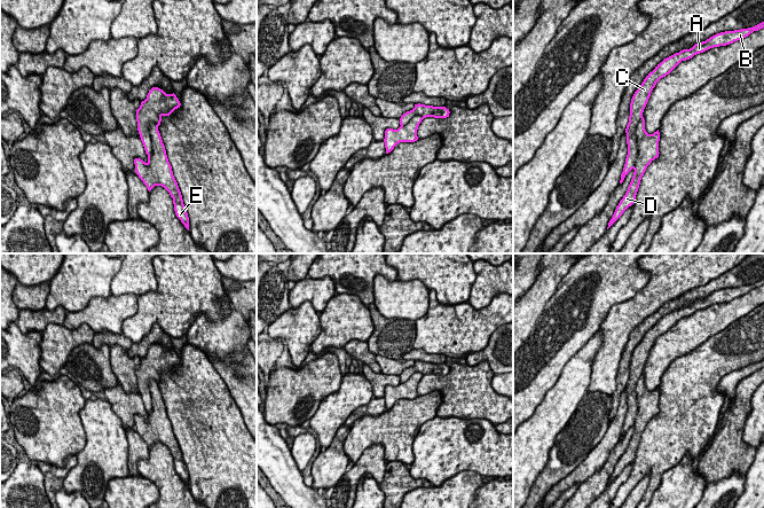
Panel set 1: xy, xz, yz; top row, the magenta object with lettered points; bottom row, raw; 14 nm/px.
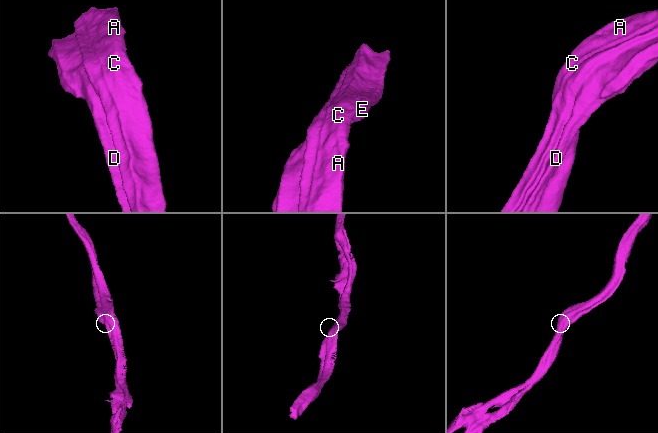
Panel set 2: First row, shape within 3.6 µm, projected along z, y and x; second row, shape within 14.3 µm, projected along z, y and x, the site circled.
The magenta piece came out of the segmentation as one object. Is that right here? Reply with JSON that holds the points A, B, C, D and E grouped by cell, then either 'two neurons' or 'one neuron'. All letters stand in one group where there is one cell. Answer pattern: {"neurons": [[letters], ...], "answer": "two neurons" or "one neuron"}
{"neurons": [["A", "B", "C"], ["D", "E"]], "answer": "two neurons"}

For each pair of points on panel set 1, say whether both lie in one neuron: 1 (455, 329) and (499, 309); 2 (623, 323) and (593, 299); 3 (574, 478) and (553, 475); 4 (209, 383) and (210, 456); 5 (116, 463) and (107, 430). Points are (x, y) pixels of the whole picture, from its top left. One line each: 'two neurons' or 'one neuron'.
1: one neuron
2: two neurons
3: two neurons
4: one neuron
5: one neuron

